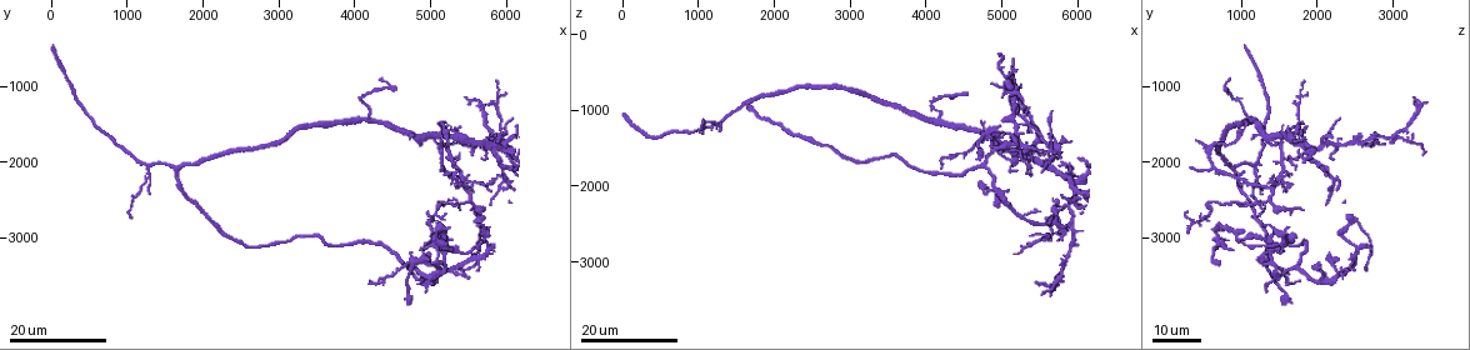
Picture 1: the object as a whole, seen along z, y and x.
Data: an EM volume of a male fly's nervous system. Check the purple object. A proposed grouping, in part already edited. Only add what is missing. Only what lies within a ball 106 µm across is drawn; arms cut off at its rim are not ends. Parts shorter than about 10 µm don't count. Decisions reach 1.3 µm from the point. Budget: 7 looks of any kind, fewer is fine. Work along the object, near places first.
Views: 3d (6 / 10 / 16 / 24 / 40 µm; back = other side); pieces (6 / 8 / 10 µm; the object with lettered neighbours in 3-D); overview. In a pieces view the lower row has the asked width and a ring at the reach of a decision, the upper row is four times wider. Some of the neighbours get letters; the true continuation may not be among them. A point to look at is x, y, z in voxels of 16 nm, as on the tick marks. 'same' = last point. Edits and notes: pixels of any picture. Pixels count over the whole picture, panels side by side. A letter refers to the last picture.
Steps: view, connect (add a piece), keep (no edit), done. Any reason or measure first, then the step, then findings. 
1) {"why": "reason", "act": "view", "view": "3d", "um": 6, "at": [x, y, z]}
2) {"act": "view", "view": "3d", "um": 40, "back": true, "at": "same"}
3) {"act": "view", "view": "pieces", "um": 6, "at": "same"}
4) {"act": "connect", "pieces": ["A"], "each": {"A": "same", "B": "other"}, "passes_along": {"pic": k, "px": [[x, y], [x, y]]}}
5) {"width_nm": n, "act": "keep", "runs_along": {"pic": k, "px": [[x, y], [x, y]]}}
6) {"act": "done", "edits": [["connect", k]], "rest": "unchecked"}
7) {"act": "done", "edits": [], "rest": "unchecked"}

{"why": "tapers out", "act": "view", "view": "3d", "um": 24, "at": [4850, 3150, 650]}

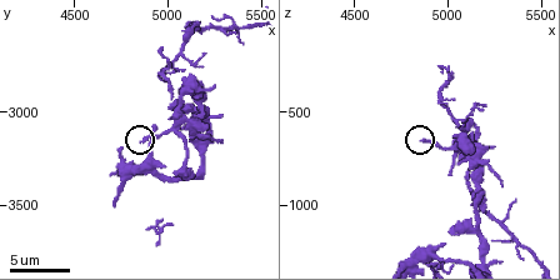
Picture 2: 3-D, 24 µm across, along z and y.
{"act": "view", "view": "pieces", "um": 10, "at": [4880, 3140, 660]}

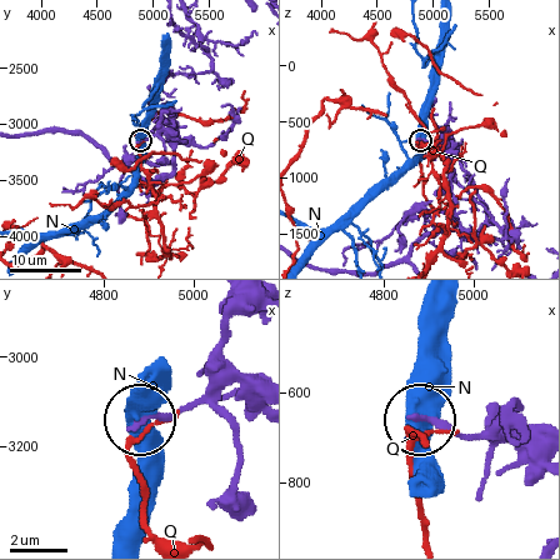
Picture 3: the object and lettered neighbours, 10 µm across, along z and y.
{"width_nm": 180, "act": "keep", "each": {"N": "other", "Q": "other"}, "found": "none of them fits"}

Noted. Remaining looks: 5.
{"why": "an open end", "act": "view", "view": "3d", "um": 16, "at": [5150, 1700, 400]}

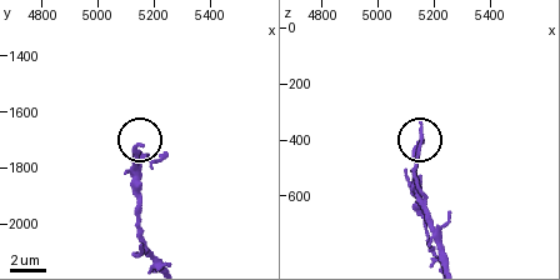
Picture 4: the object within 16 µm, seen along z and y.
{"why": "what lies round it", "act": "view", "view": "pieces", "um": 10, "at": "same"}

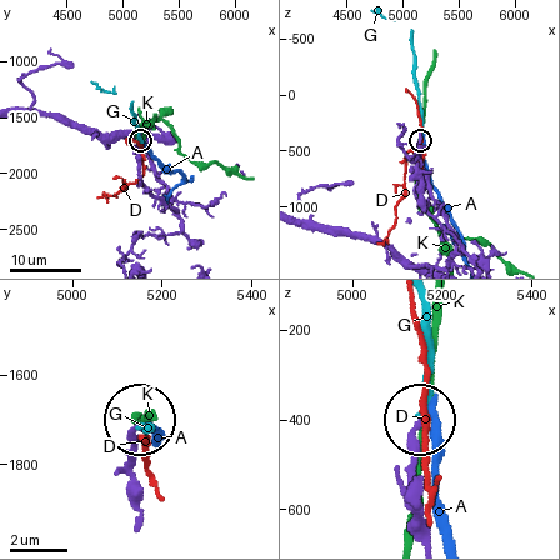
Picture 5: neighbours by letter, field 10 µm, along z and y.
{"act": "connect", "pieces": ["G"], "each": {"A": "other", "D": "other", "G": "same", "K": "other"}, "passes_along": {"pic": 5, "px": [[416, 496], [424, 305]]}, "found": "the neuron continues"}

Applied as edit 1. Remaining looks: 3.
{"why": "tapers out", "act": "view", "view": "pieces", "um": 8, "at": [4960, 2660, 280]}

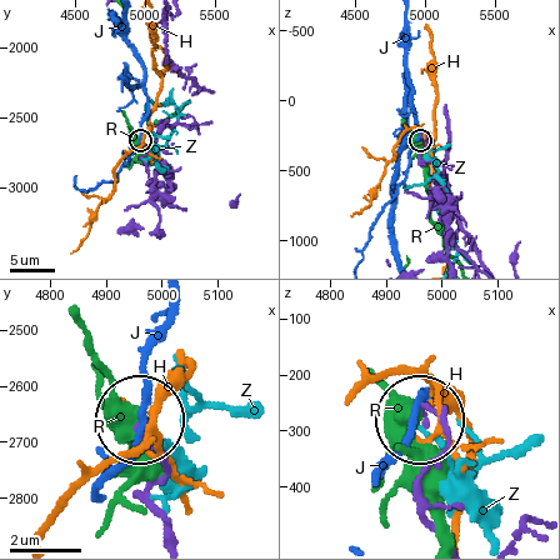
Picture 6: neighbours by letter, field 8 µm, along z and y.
{"act": "keep", "each": {"H": "other", "J": "other", "R": "other", "Z": "other"}, "found": "no lettered piece goes on from it"}

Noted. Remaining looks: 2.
{"act": "view", "view": "pieces", "um": 10, "at": [5020, 2920, 300]}

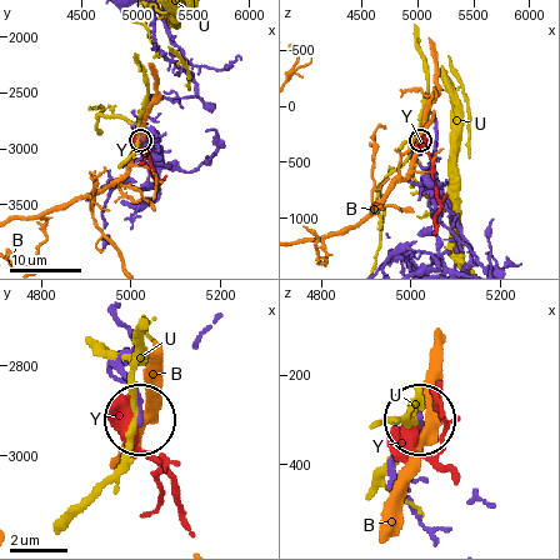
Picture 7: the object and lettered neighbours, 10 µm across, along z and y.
{"act": "keep", "each": {"B": "other", "U": "other", "Y": "other"}, "found": "none of them fits"}

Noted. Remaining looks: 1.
{"act": "done", "edits": [["connect", 5]], "rest": "unchecked"}

